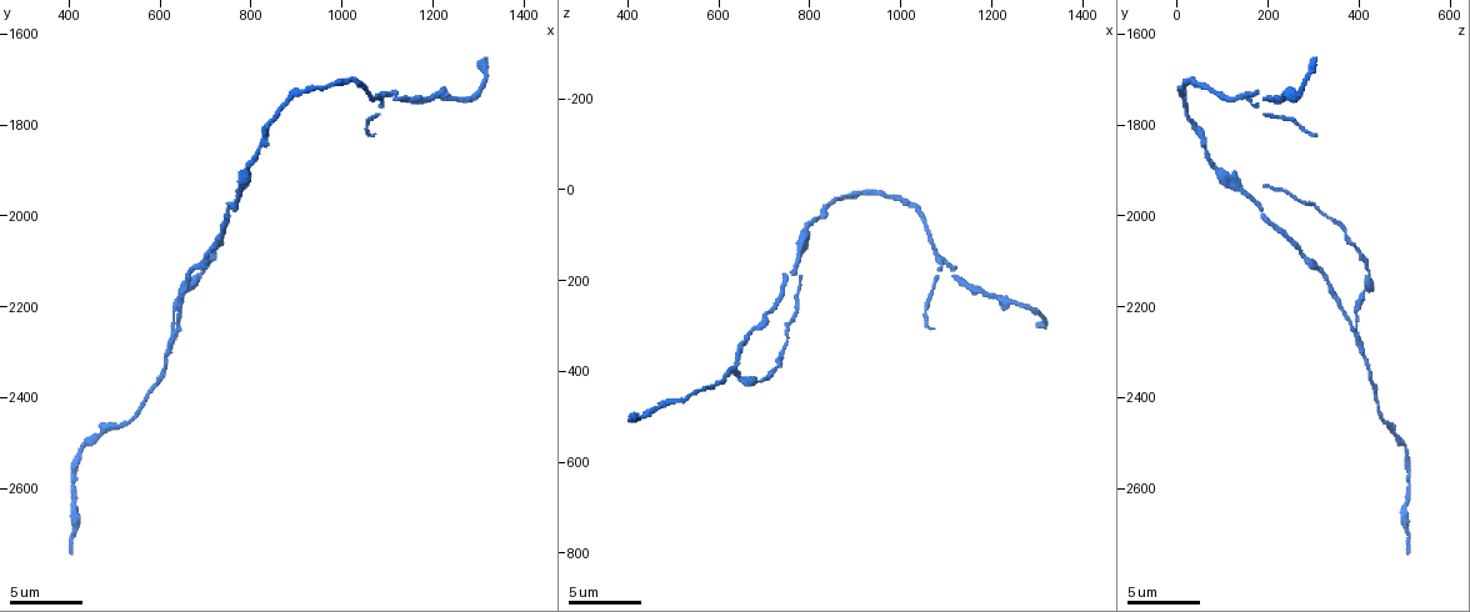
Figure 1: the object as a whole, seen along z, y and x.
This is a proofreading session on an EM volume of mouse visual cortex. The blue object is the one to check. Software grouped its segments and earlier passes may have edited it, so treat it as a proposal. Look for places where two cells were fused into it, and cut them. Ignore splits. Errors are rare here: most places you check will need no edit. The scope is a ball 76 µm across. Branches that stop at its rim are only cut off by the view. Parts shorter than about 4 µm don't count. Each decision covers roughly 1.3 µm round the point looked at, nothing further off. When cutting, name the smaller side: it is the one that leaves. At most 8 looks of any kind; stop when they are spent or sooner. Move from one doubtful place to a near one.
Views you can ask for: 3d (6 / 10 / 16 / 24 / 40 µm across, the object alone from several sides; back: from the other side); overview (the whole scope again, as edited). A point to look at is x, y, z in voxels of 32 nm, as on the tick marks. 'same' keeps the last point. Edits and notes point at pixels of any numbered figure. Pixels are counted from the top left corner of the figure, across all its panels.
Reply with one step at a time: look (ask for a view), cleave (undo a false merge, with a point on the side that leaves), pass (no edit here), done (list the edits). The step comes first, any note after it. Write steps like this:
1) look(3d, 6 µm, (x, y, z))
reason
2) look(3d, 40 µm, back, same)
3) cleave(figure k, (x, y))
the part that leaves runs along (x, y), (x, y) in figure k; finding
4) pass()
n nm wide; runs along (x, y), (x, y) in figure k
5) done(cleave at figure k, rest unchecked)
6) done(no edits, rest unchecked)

look(3d, 10 µm, (790, 1900, 95))
calibre changes

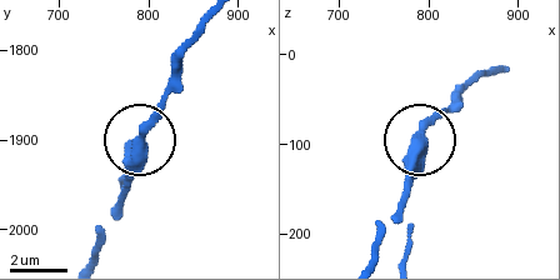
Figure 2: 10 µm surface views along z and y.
look(3d, 10 µm, back, (790, 1905, 95))

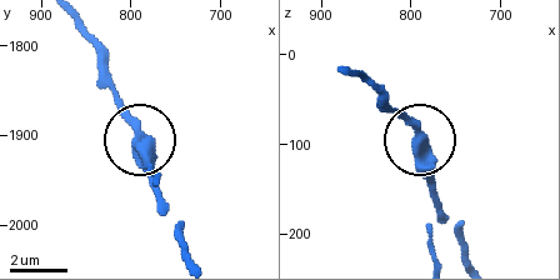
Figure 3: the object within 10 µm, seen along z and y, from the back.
pass()
all the same cell

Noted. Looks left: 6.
look(3d, 6 µm, (840, 1790, 30))
sudden change in width

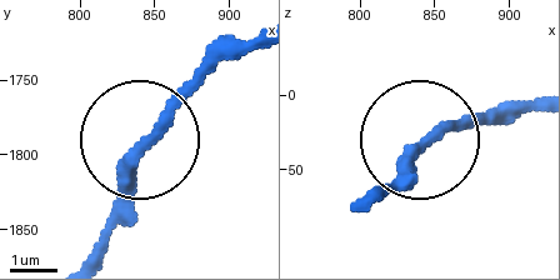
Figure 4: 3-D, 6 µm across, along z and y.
pass()
runs along (104, 253), (120, 169), (243, 41) in figure 4; one cell here

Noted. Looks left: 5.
look(3d, 6 µm, (720, 2070, 265))
sudden change in width

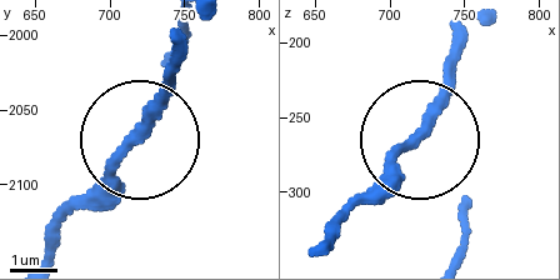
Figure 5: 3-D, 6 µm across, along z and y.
look(3d, 6 µm, back, (718, 2070, 264))

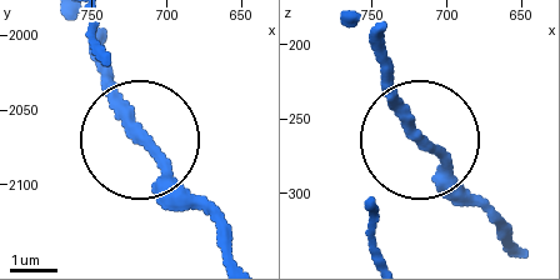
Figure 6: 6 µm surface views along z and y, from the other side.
pass()
230 nm wide; all the same cell

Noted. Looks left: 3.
look(3d, 10 µm, (625, 2245, 395))
a fork

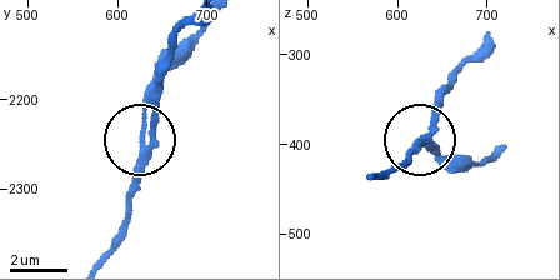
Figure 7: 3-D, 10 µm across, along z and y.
cleave(figure 7, (144, 106))
3 arms; a second cell is stuck on

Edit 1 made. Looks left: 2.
done(cleave at figure 7, rest unchecked)

